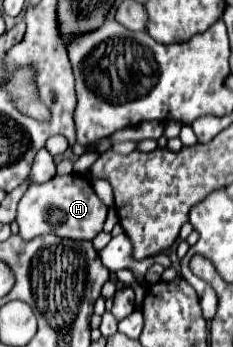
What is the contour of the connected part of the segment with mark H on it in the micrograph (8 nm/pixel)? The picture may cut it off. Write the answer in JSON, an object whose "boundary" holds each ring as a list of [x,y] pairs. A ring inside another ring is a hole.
{"boundary":[[[77,172],[67,176],[53,176],[43,184],[31,184],[17,206],[19,236],[31,240],[43,234],[55,234],[69,240],[93,240],[107,218],[107,206],[97,198],[87,176]]]}

